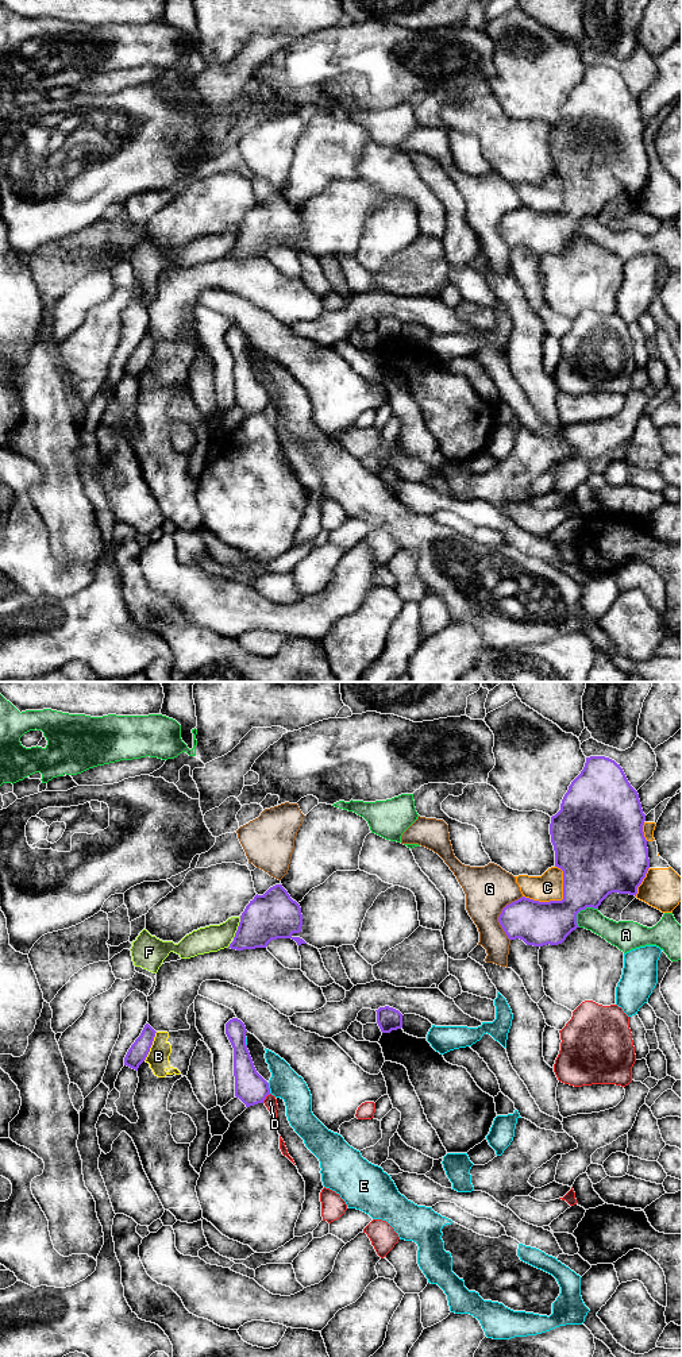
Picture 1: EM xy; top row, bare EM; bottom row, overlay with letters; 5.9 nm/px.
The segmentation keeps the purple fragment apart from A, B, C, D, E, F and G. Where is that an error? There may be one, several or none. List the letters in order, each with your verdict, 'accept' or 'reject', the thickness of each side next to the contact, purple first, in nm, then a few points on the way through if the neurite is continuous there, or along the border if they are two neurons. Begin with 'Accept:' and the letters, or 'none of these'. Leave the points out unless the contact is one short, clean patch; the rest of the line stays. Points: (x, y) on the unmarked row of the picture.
Accept: none of these
A: reject; calibres 360 and 130 nm
B: reject; calibres 120 and 130 nm
C: reject; calibres 320 and 160 nm
D: reject; calibres 190 and 80 nm; border xy (270, 403), (262, 411)
E: reject; calibres 190 and 180 nm
F: reject; calibres 280 and 160 nm; border xy (241, 224), (238, 238), (232, 246)
G: reject; calibres 260 and 280 nm

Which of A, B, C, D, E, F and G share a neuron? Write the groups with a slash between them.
A / B F / C / D / E / G

